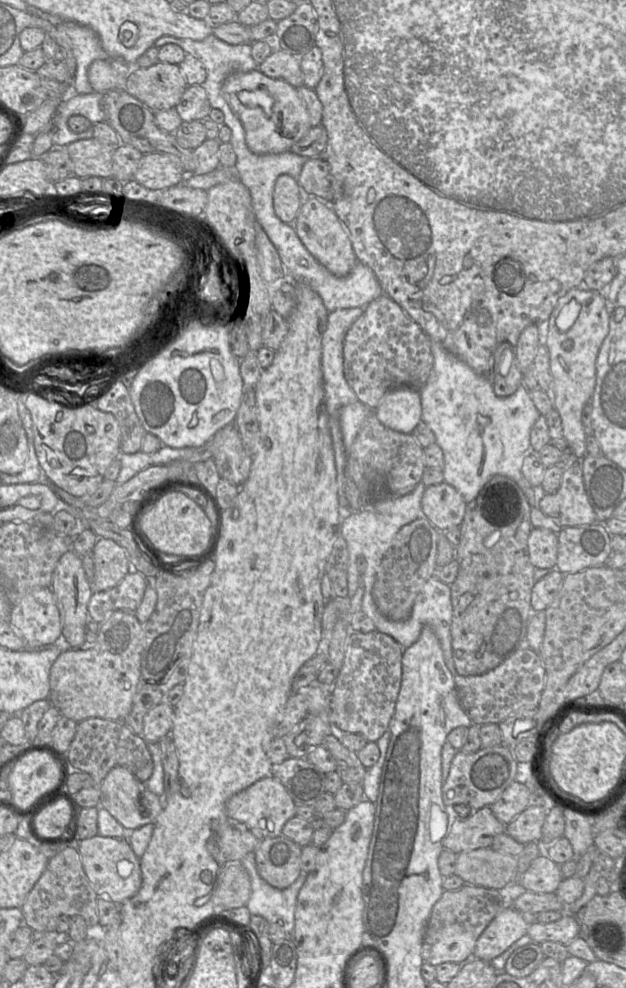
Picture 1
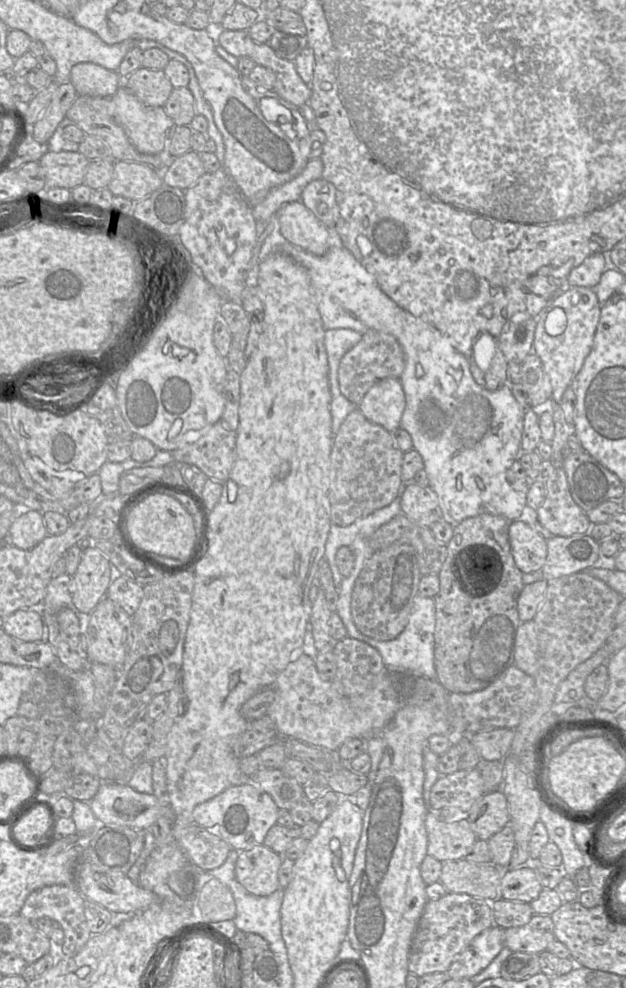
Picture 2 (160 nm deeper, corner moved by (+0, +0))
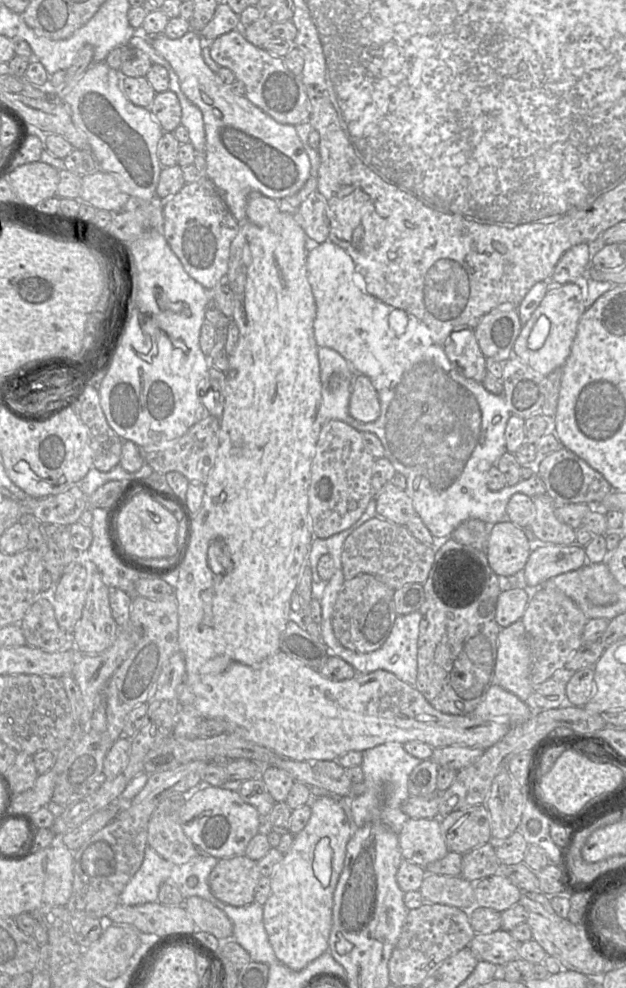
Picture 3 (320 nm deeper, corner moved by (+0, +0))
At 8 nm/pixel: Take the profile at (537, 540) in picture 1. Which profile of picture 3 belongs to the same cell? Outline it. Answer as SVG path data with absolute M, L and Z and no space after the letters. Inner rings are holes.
M504 517L491 525L485 553L496 575L511 576L524 569L533 548L524 530Z

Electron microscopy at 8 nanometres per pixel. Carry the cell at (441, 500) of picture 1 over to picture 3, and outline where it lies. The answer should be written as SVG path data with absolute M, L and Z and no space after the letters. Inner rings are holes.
M391 483L386 484L374 499L376 500L377 516L390 522L405 525L413 517L418 516L405 490Z

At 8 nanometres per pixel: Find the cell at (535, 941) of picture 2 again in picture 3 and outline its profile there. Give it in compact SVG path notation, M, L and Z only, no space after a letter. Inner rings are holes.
M499 929L489 934L476 934L466 947L479 961L504 965L518 958L521 944L510 932Z

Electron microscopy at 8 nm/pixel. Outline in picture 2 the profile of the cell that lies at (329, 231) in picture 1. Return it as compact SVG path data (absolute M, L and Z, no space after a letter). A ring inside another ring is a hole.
M301 200L289 202L276 212L278 236L314 255L323 255L332 246L332 230L306 208Z

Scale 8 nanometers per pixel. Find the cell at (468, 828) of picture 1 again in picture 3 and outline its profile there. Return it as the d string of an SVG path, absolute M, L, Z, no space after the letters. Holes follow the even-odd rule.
M409 818L404 823L398 833L403 860L425 868L449 853L440 819Z

